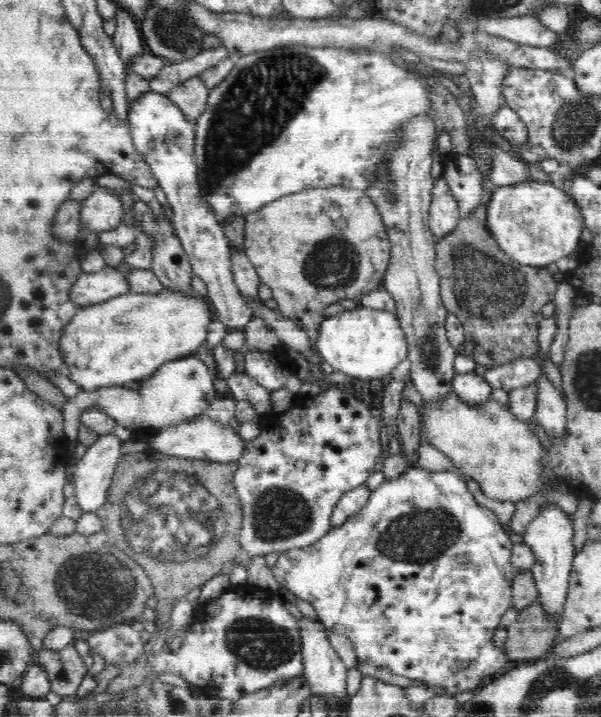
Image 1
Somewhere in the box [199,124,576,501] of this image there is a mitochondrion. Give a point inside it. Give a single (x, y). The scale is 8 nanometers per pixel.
(489, 290)

